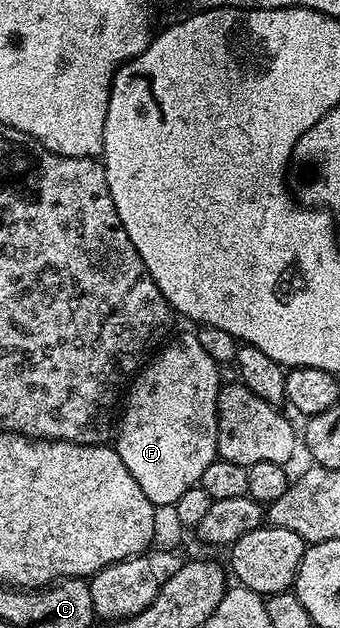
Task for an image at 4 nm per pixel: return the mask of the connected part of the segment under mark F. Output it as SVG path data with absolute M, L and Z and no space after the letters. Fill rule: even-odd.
M194 333L170 342L140 369L130 383L117 418L117 433L113 438L113 449L121 456L125 468L129 468L133 480L141 484L141 492L145 492L154 506L174 506L187 489L198 487L201 472L215 462L219 453L217 400L221 389L220 363L215 362L205 348L201 348L201 340Z

